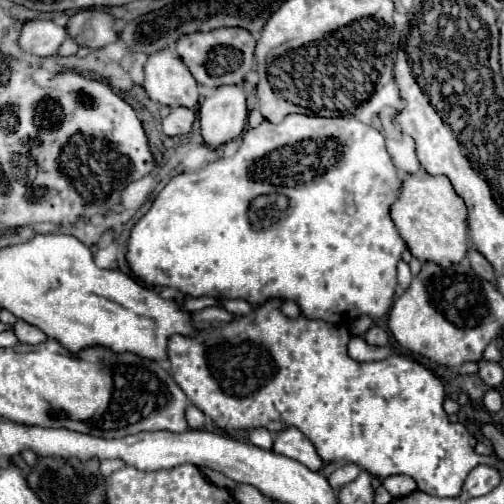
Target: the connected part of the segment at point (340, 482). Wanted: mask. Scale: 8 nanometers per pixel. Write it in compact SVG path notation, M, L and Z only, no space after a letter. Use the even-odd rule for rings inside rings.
M348 463L348 465L340 467L340 469L336 469L334 473L330 473L330 475L328 475L328 481L330 481L330 487L332 487L334 491L340 491L346 483L354 481L358 475L360 475L360 467L354 465L354 463Z

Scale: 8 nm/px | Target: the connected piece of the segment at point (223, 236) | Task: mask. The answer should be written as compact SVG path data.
M288 115L288 117L286 117L284 121L280 121L280 123L262 121L258 127L244 131L244 135L242 135L242 145L240 145L240 149L236 151L236 155L232 155L232 157L228 157L228 159L218 159L218 161L206 165L206 167L200 169L200 171L180 173L180 175L172 177L170 183L168 183L168 185L158 193L158 197L154 199L150 211L134 225L134 229L132 229L132 233L130 233L128 255L126 255L126 257L128 257L130 269L132 269L142 281L146 281L148 285L174 287L174 289L180 289L184 295L190 295L190 297L204 297L204 295L208 295L208 297L218 297L218 299L244 299L244 301L248 301L252 307L258 307L260 303L264 303L264 301L270 299L270 297L282 297L282 299L292 299L292 301L296 301L298 307L300 307L300 311L302 311L302 315L304 315L306 319L320 319L320 321L326 321L326 323L350 323L350 321L358 319L360 315L382 317L382 315L388 313L388 309L390 309L390 305L392 305L394 291L396 291L396 265L398 265L398 261L402 259L402 253L406 251L406 241L400 237L400 233L398 233L398 229L396 229L396 225L394 225L394 221L392 221L392 217L390 217L390 207L392 207L392 203L400 197L400 193L402 193L402 181L400 181L398 171L396 171L396 167L394 167L394 161L392 161L392 157L390 157L390 153L388 153L388 149L386 149L386 139L384 139L384 135L382 135L380 131L376 131L374 127L364 125L364 123L358 121L356 117L348 115L348 117L330 117L330 119L328 119L328 117L310 117L310 115Z

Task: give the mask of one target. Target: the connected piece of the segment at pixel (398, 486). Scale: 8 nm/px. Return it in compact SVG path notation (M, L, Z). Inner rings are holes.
M392 475L392 477L386 477L382 481L382 485L388 489L388 493L398 499L398 497L404 497L406 493L412 493L416 489L416 481L412 477L406 477L406 475Z

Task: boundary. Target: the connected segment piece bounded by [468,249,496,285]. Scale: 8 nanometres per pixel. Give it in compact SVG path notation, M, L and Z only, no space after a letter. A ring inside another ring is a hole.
M470 249L470 251L468 251L468 261L470 261L470 267L472 267L480 277L484 277L484 279L490 281L492 285L496 285L496 273L494 273L492 265L484 259L484 255L480 255L476 249Z

